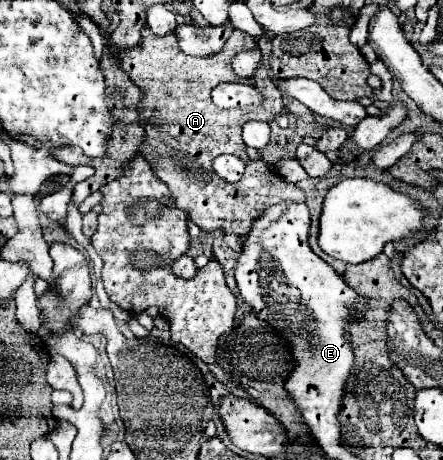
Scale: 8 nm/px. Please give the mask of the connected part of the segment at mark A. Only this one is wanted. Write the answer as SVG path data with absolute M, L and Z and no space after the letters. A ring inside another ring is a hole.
M143 28L143 44L119 52L121 68L147 96L147 100L143 100L139 106L139 112L145 116L141 120L147 122L147 136L141 148L141 156L149 162L159 180L169 186L175 204L189 214L191 222L195 222L205 232L223 230L239 238L245 238L251 232L251 226L265 212L265 208L283 201L306 201L302 190L275 176L275 172L265 170L261 162L247 164L245 174L237 184L221 180L213 170L213 160L221 154L235 154L241 160L247 160L245 142L241 138L241 126L247 120L271 122L283 110L281 92L271 82L265 66L257 70L257 78L240 78L233 72L231 62L239 50L245 48L257 48L257 42L245 32L233 32L223 52L211 58L195 58L179 50L175 36L163 38L155 36L149 28ZM222 82L259 86L261 92L267 94L267 102L249 110L221 110L211 102L211 90Z

